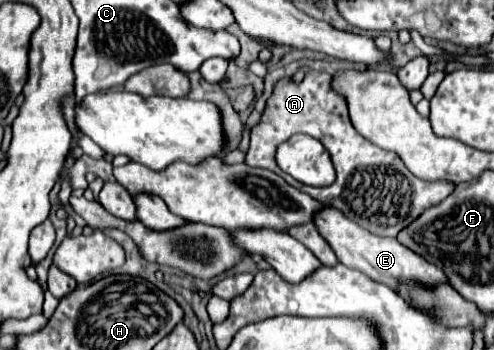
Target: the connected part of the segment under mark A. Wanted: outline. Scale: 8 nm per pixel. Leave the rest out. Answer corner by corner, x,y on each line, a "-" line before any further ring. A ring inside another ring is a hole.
308,67
302,71
302,83
276,83
260,123
252,127
250,149
246,153
246,163
250,167
262,167
274,171
280,177
286,177
286,173
280,171
280,167
274,163
276,145
294,133
306,133
320,139
336,167
336,181
328,187
306,187
304,193
312,195
324,205
336,207
348,219
380,237
396,237
396,233
408,227
424,209
440,203
454,191
454,183
424,183
424,179
416,179
396,153
384,151
366,141
352,127
344,97
330,89
332,77

